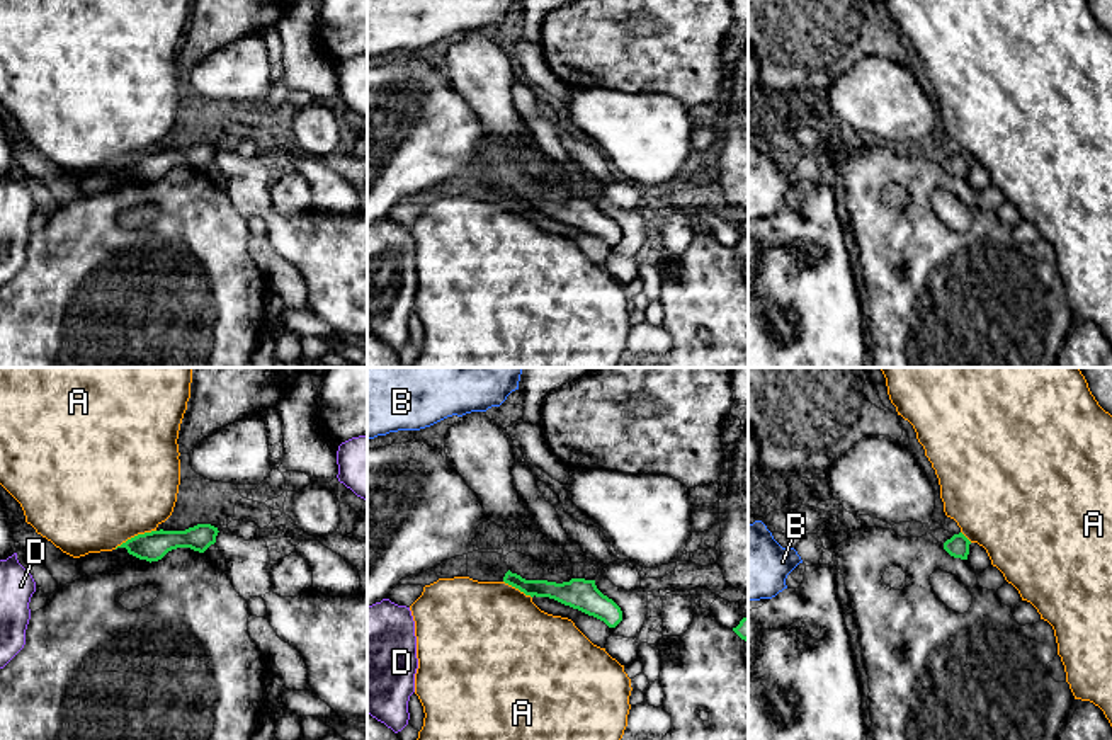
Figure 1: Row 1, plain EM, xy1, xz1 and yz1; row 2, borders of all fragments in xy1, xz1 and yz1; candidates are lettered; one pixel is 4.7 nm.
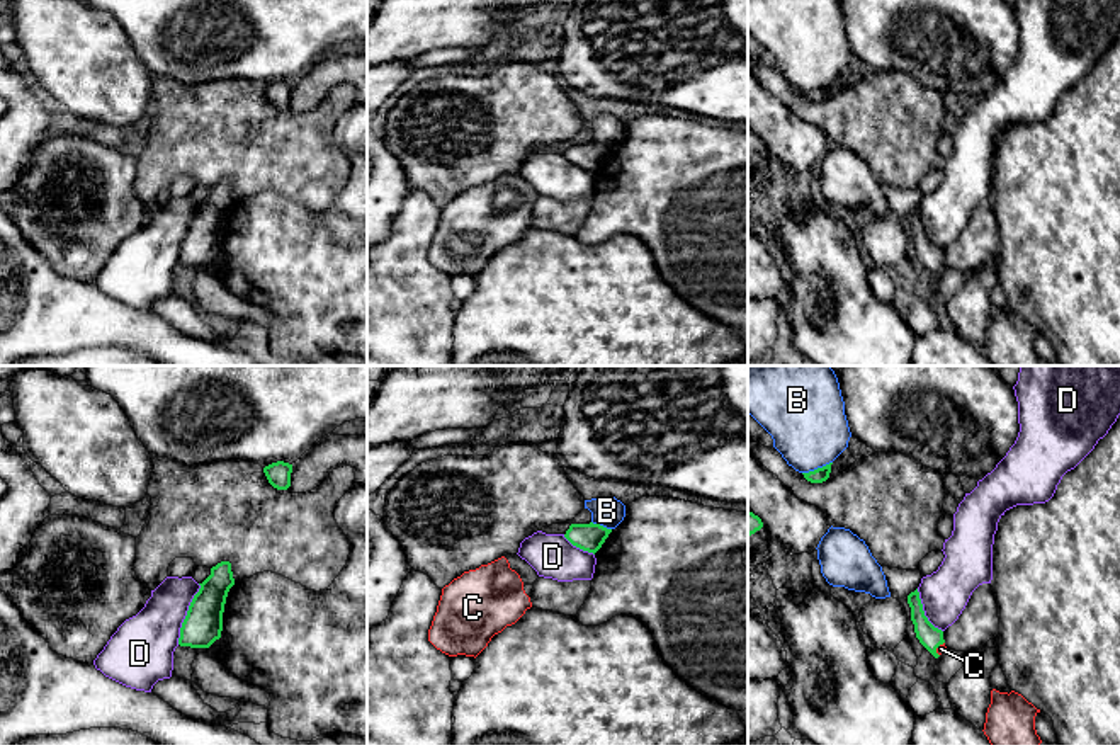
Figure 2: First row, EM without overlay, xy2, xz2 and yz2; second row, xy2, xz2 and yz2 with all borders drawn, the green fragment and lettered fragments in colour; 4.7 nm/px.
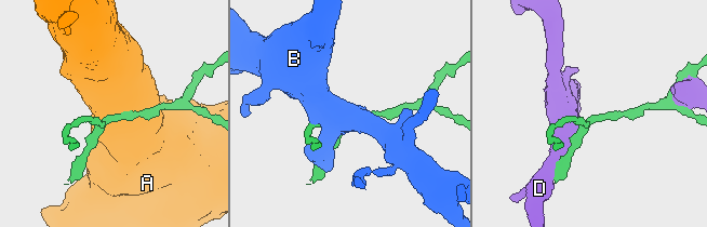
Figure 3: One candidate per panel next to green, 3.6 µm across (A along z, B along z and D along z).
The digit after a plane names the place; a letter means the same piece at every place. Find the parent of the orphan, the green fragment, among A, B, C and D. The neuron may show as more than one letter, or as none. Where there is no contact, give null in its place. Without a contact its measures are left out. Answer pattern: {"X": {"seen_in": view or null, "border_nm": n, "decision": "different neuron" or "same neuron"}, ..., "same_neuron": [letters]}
{"A": {"seen_in": "xy1", "border_nm": 220, "decision": "different neuron"}, "B": {"seen_in": "yz2", "border_nm": 160, "decision": "different neuron"}, "C": {"seen_in": "yz2", "border_nm": 80, "decision": "same neuron"}, "D": {"seen_in": "xy2", "border_nm": 300, "decision": "different neuron"}, "same_neuron": ["C"]}

